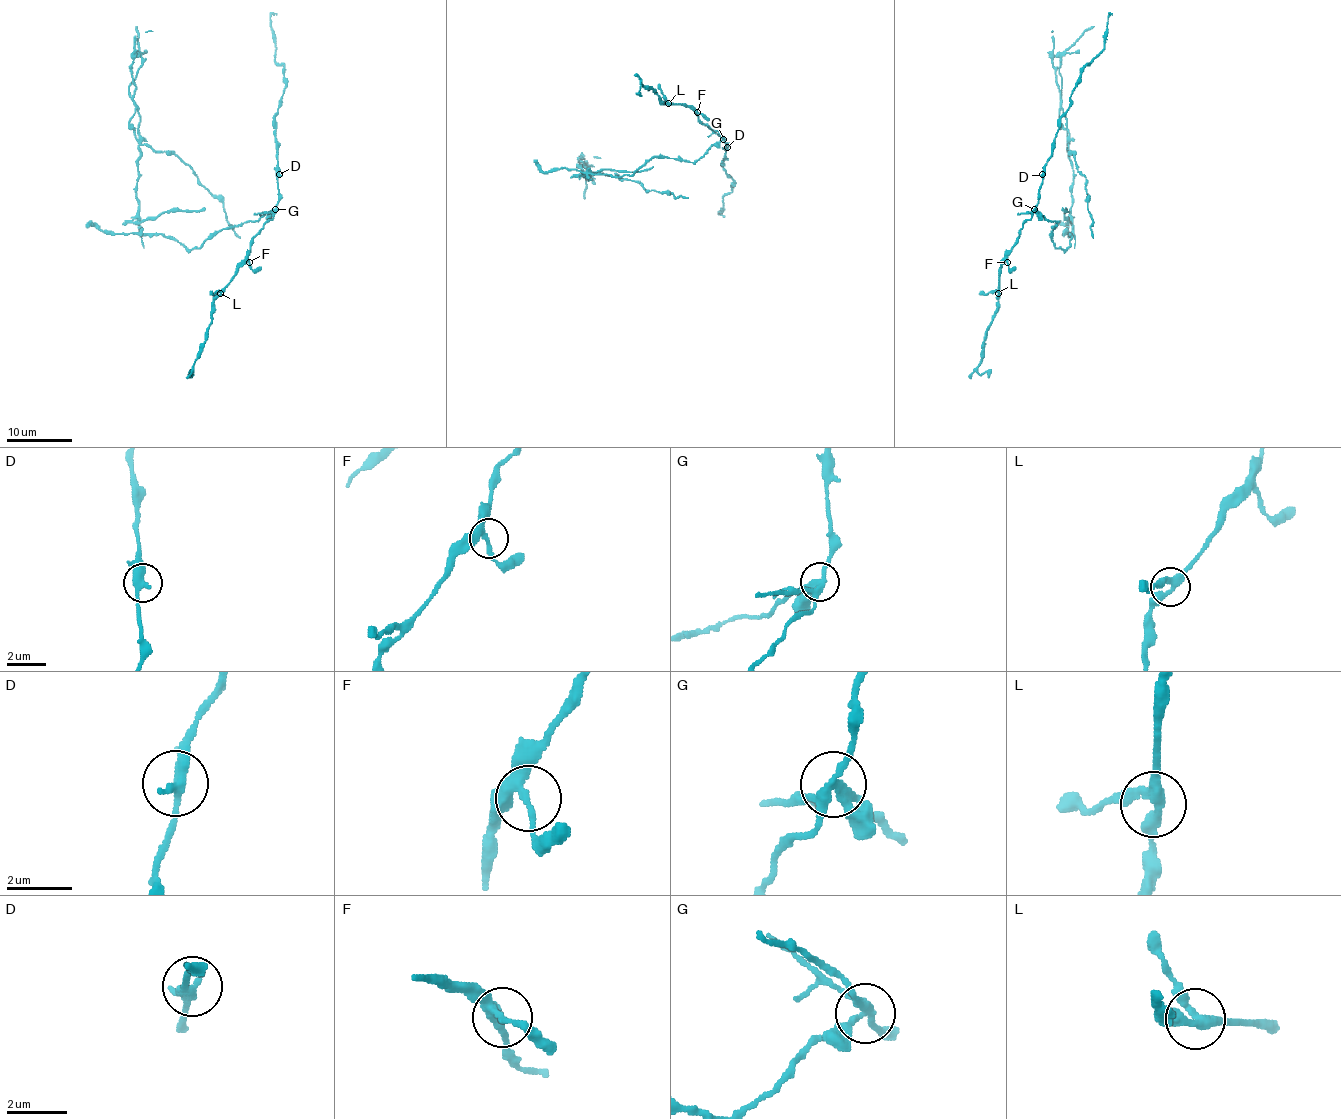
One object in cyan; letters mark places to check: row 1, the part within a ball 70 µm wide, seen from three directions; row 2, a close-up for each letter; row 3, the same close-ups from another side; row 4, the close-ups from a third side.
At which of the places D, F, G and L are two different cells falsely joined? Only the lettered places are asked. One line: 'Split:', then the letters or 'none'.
Split: G

